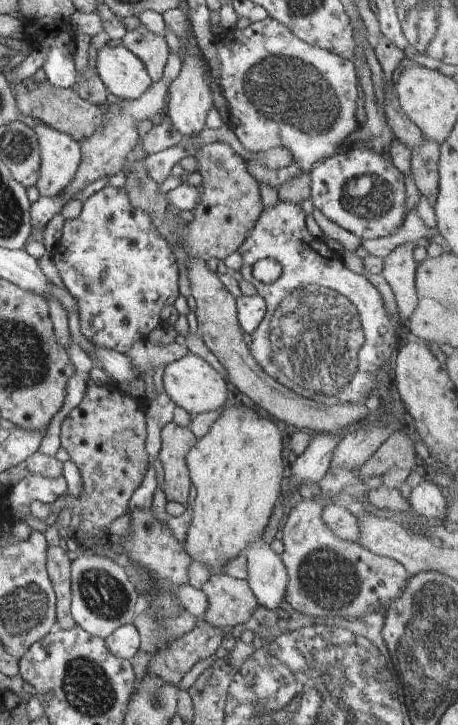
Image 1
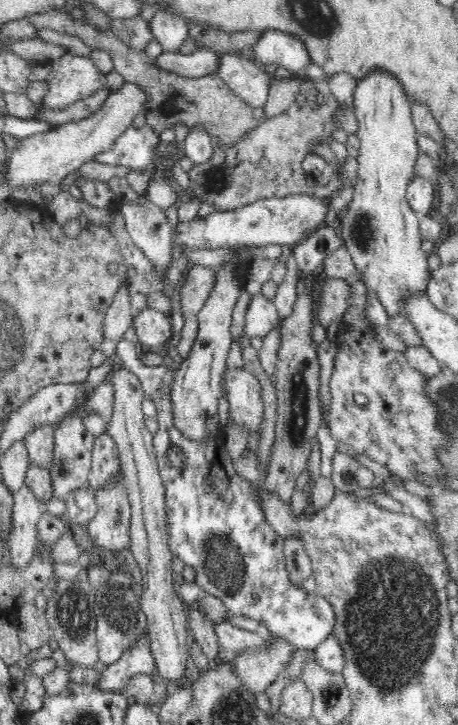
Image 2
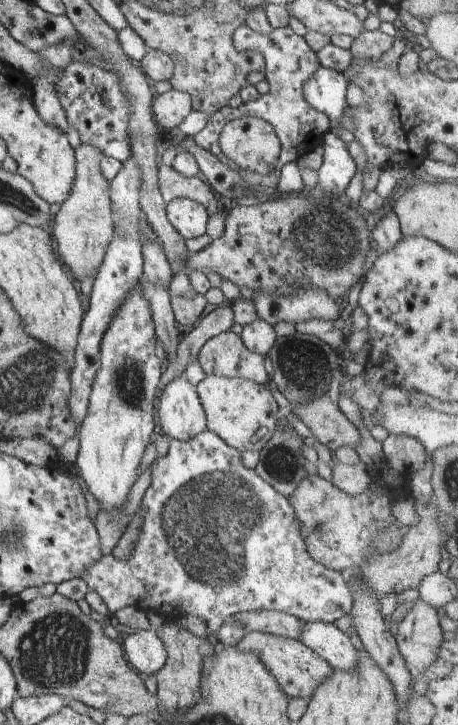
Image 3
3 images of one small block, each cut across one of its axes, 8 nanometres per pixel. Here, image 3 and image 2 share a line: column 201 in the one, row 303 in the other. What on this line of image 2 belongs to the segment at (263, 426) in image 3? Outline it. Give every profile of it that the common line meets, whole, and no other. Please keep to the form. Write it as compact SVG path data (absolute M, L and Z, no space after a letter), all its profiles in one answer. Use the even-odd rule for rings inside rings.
M374 69L371 70L365 77L362 77L355 84L354 94L353 94L353 110L355 111L355 117L358 121L357 126L357 138L360 140L360 150L357 156L358 161L358 169L357 169L357 178L356 178L356 186L354 187L354 193L352 197L352 201L348 204L348 212L345 217L340 218L337 224L338 235L344 241L344 247L351 254L353 258L354 264L359 272L362 272L362 276L364 276L366 280L366 284L370 287L374 293L377 295L377 298L380 297L380 301L382 301L382 305L384 305L384 309L386 309L386 314L390 317L395 317L398 314L402 314L404 316L405 312L403 312L403 308L401 308L401 304L405 303L408 295L412 293L426 293L428 279L431 273L428 271L428 254L420 247L422 238L419 231L419 219L418 215L411 209L409 202L406 198L406 191L408 186L408 181L414 176L414 166L416 162L416 158L420 151L417 139L416 139L416 129L414 128L414 124L412 123L412 113L410 107L412 102L406 92L404 87L402 87L402 83L398 81L398 77L394 77L392 73L388 71L384 71L383 69Z

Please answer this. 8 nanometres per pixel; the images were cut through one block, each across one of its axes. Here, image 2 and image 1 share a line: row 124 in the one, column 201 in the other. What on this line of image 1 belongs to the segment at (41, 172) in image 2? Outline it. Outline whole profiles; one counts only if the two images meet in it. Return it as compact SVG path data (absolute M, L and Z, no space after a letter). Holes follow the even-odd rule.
M182 53L181 58L178 77L169 84L165 115L184 136L194 137L206 128L206 116L214 104L213 94L203 60L190 53Z

